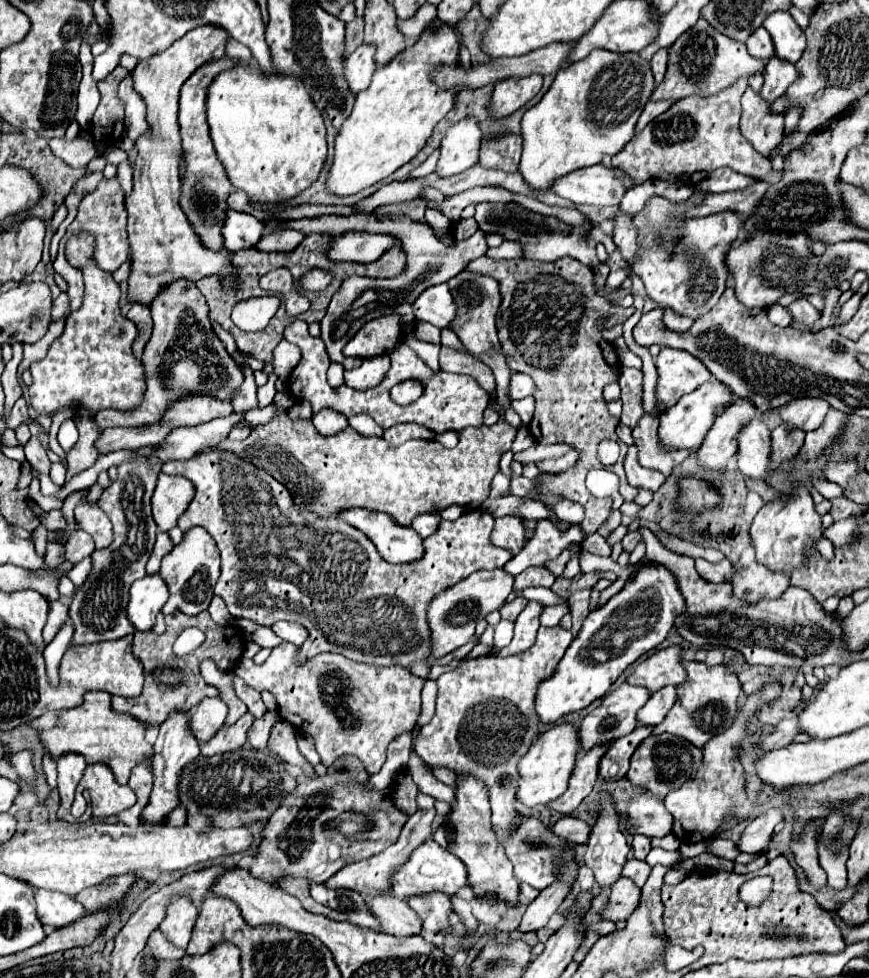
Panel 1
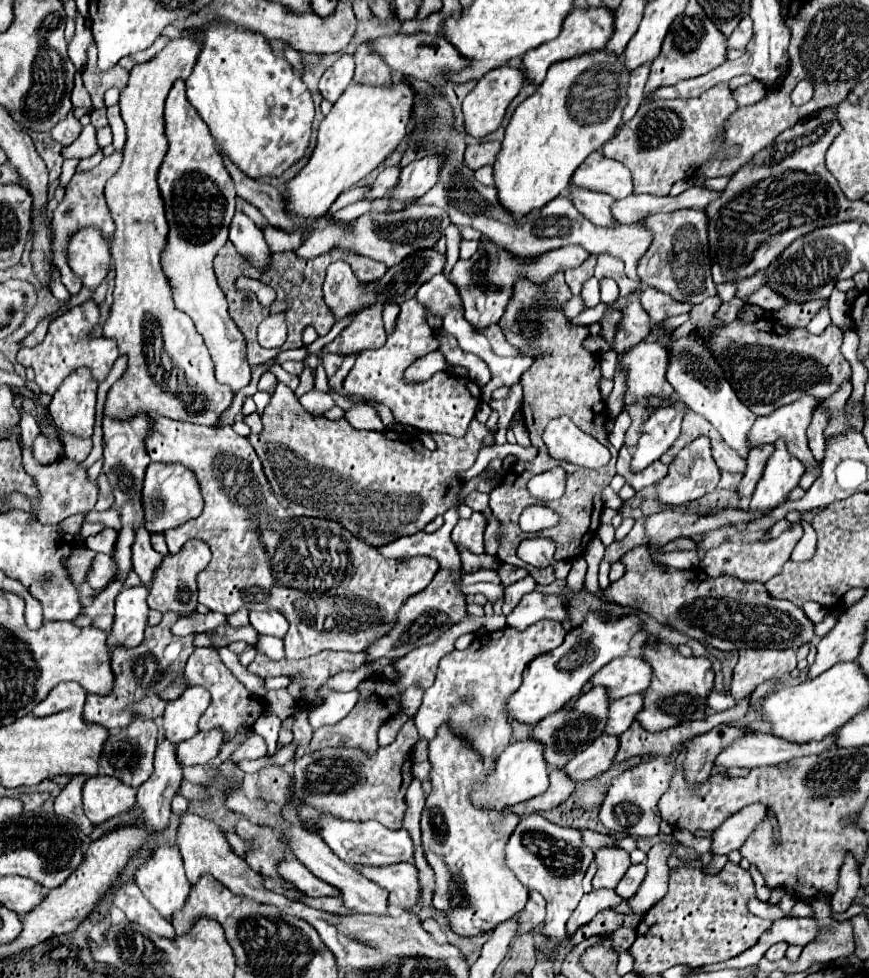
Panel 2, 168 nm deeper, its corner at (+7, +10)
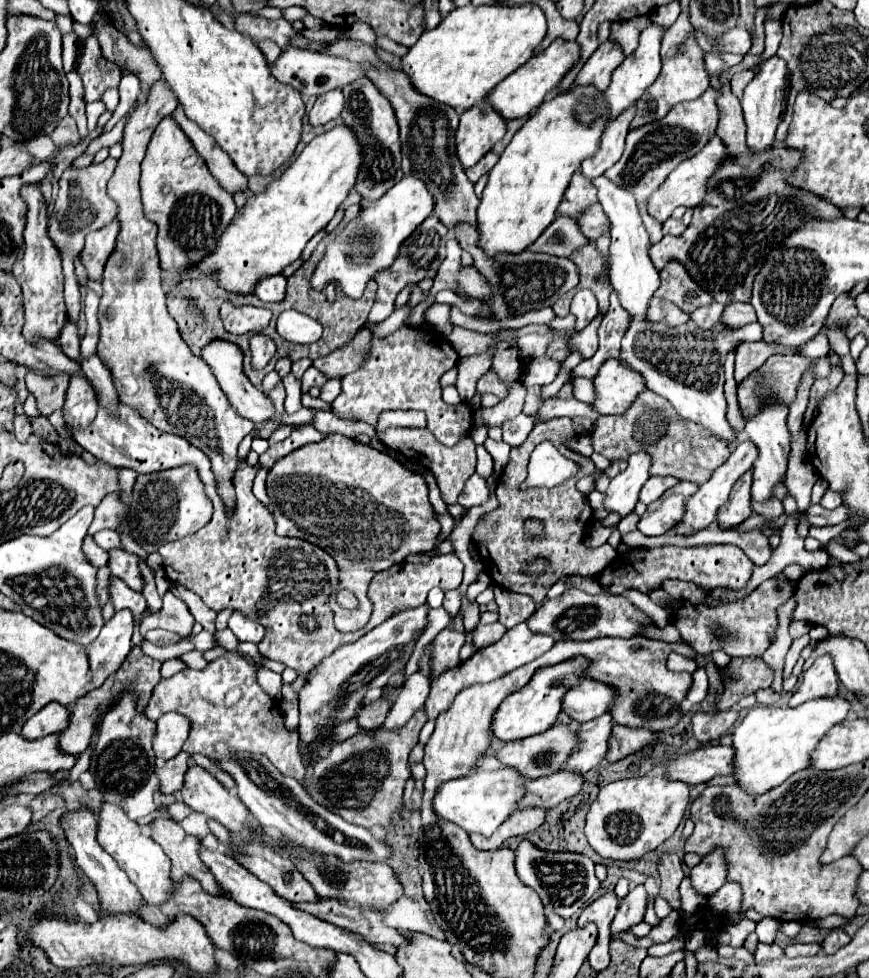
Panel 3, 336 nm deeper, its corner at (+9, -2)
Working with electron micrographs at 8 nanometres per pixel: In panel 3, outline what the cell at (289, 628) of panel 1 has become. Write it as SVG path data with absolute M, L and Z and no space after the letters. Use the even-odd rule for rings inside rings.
M234 611L228 619L228 627L238 637L238 641L252 641L258 643L264 637L264 627L260 627L256 621L244 617L240 611Z

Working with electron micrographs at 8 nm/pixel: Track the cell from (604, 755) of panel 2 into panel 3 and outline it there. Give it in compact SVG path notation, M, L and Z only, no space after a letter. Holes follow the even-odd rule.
M564 771L552 773L548 777L540 777L534 781L526 781L524 797L518 803L518 809L528 807L556 807L564 799L570 799L582 789L584 779L580 775L568 775Z

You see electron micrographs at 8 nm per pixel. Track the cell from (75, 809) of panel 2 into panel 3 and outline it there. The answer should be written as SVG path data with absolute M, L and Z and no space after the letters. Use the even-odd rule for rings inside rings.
M78 809L74 813L70 813L70 817L64 821L64 831L66 831L66 839L70 841L74 855L76 855L76 863L78 867L84 871L84 875L96 885L98 895L100 895L100 907L102 911L108 913L134 913L134 909L138 909L142 905L140 899L140 891L136 891L134 883L128 879L128 875L118 867L118 863L100 847L98 839L96 839L96 817L88 811L88 809Z

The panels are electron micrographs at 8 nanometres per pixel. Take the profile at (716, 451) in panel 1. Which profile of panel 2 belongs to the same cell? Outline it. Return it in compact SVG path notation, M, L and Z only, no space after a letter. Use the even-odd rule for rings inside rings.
M702 435L702 437L694 439L690 445L686 445L676 455L676 459L670 465L668 475L658 483L658 499L662 503L668 503L668 505L688 503L688 501L694 501L694 499L706 495L706 493L714 491L718 487L718 481L720 481L720 471L718 471L718 465L714 463L714 459L712 459L710 439Z

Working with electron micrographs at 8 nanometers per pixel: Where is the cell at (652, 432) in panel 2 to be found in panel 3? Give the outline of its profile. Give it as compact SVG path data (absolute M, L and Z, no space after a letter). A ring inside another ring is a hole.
M644 453L630 455L626 471L618 473L604 495L604 509L608 513L618 513L620 517L626 517L628 513L634 511L638 503L638 495L642 485L648 481L648 467L650 459Z

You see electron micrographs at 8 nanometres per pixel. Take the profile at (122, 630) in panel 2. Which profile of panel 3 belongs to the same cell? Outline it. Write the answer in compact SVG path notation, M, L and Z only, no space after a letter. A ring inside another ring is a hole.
M128 609L118 611L110 621L104 623L98 639L88 649L92 685L100 687L108 675L120 669L132 645L134 619Z

